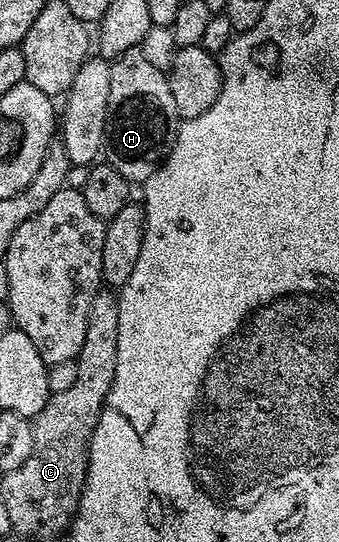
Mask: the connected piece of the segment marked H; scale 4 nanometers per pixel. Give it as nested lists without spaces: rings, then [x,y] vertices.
[[[142,49],[125,52],[111,62],[109,108],[105,120],[105,161],[132,184],[142,184],[159,171],[170,154],[181,119],[164,71],[145,60]]]

